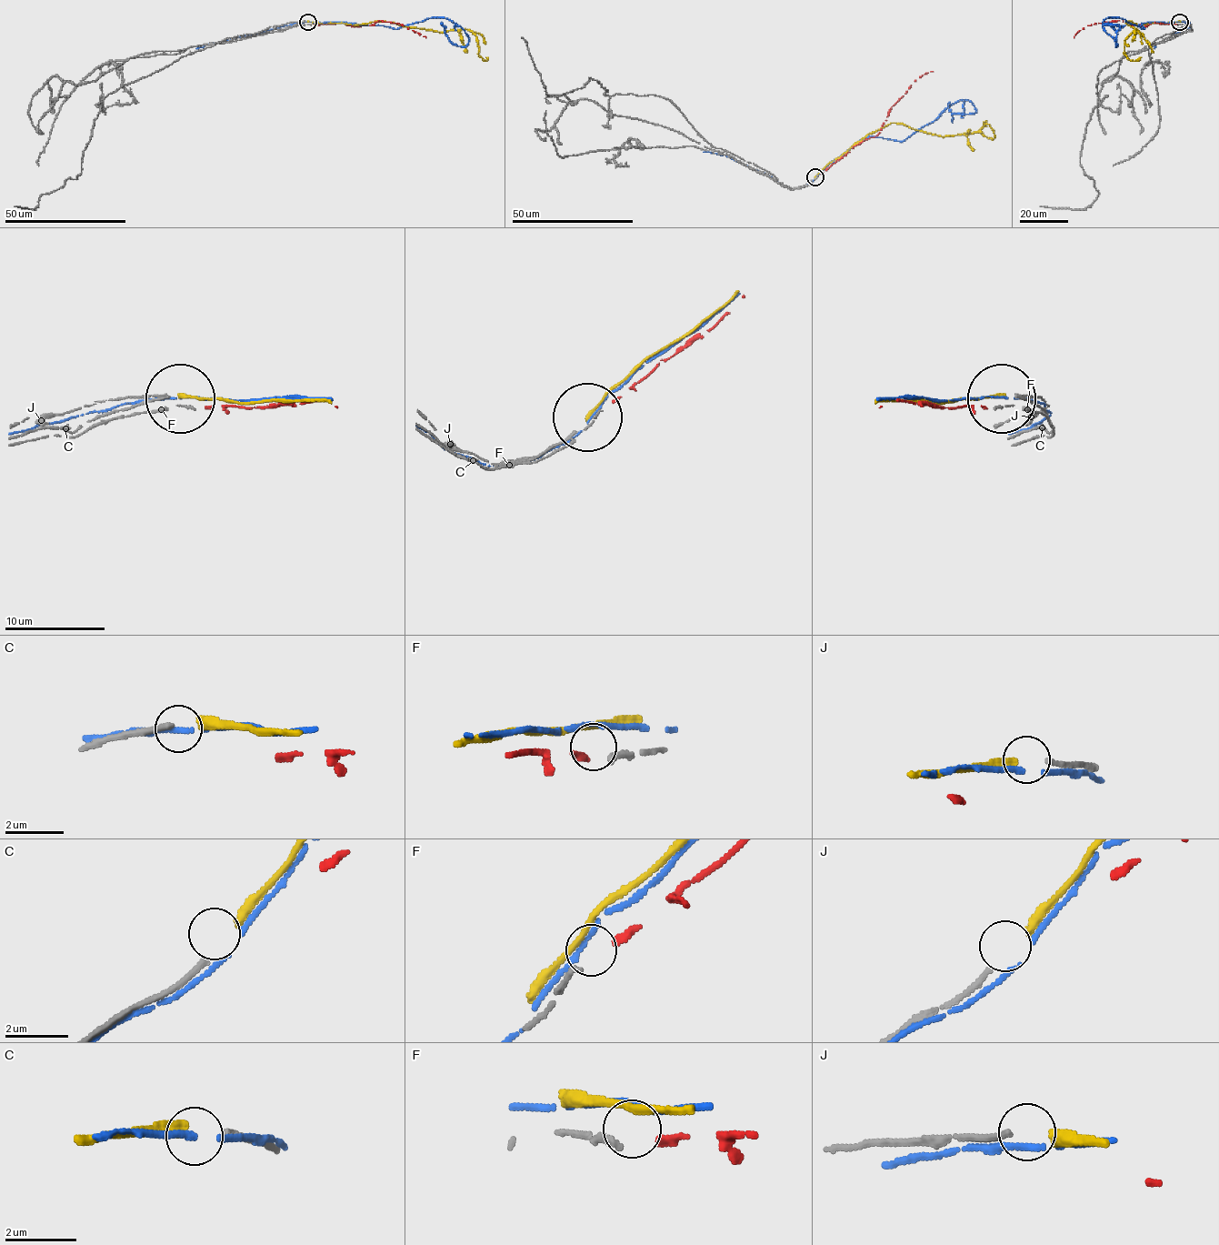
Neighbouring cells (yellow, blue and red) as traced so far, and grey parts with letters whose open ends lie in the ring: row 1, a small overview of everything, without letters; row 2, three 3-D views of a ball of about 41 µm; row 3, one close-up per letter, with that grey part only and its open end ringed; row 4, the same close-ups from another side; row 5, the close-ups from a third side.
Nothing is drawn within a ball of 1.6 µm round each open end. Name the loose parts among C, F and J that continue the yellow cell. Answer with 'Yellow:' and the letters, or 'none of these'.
Yellow: C

